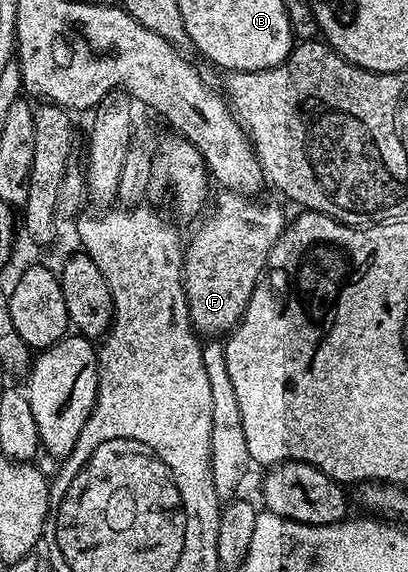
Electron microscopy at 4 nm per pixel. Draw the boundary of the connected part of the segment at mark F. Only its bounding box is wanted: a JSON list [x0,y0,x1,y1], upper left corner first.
[184,191,286,339]

